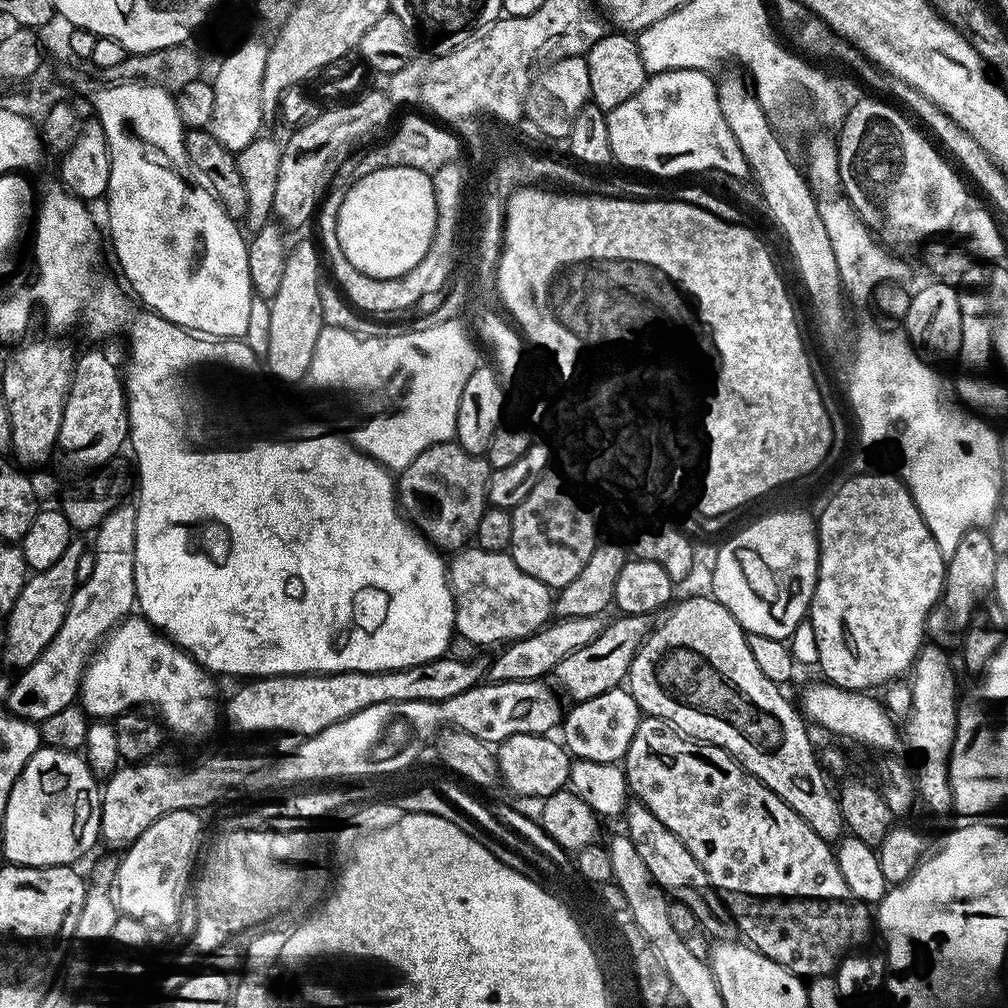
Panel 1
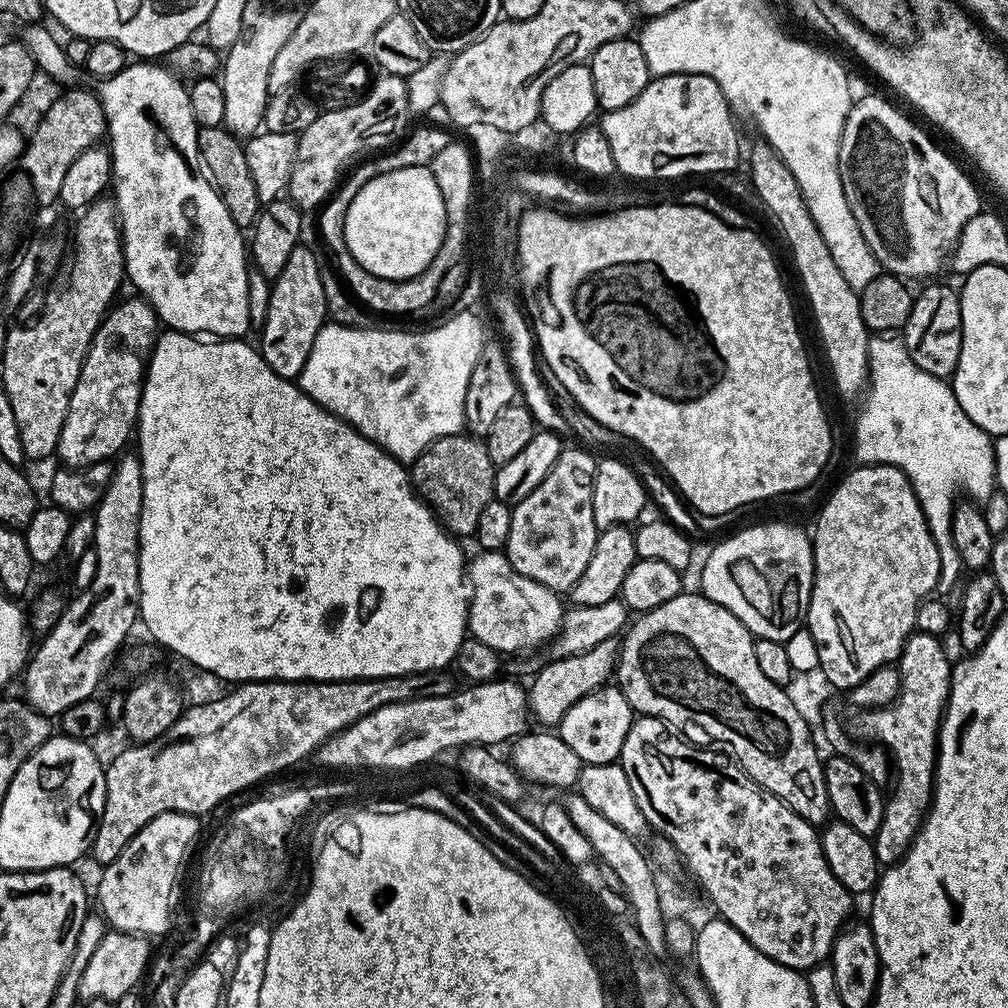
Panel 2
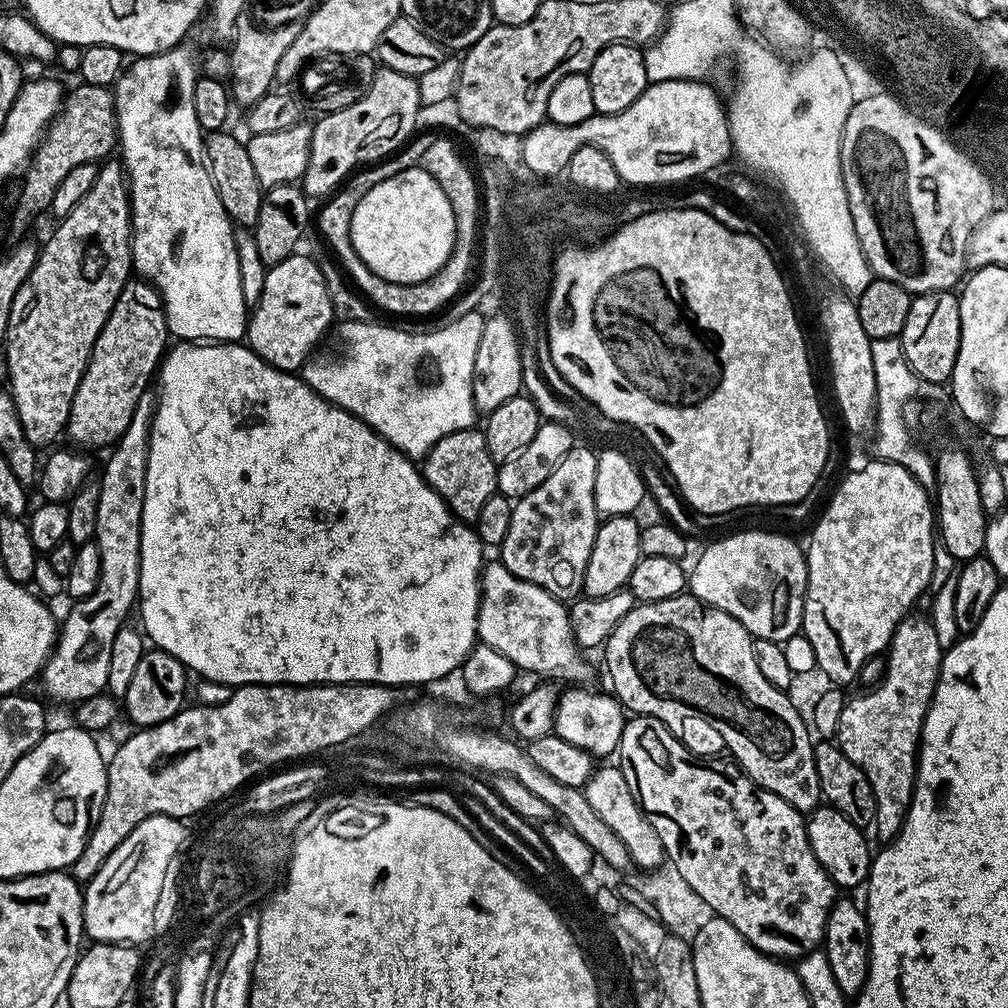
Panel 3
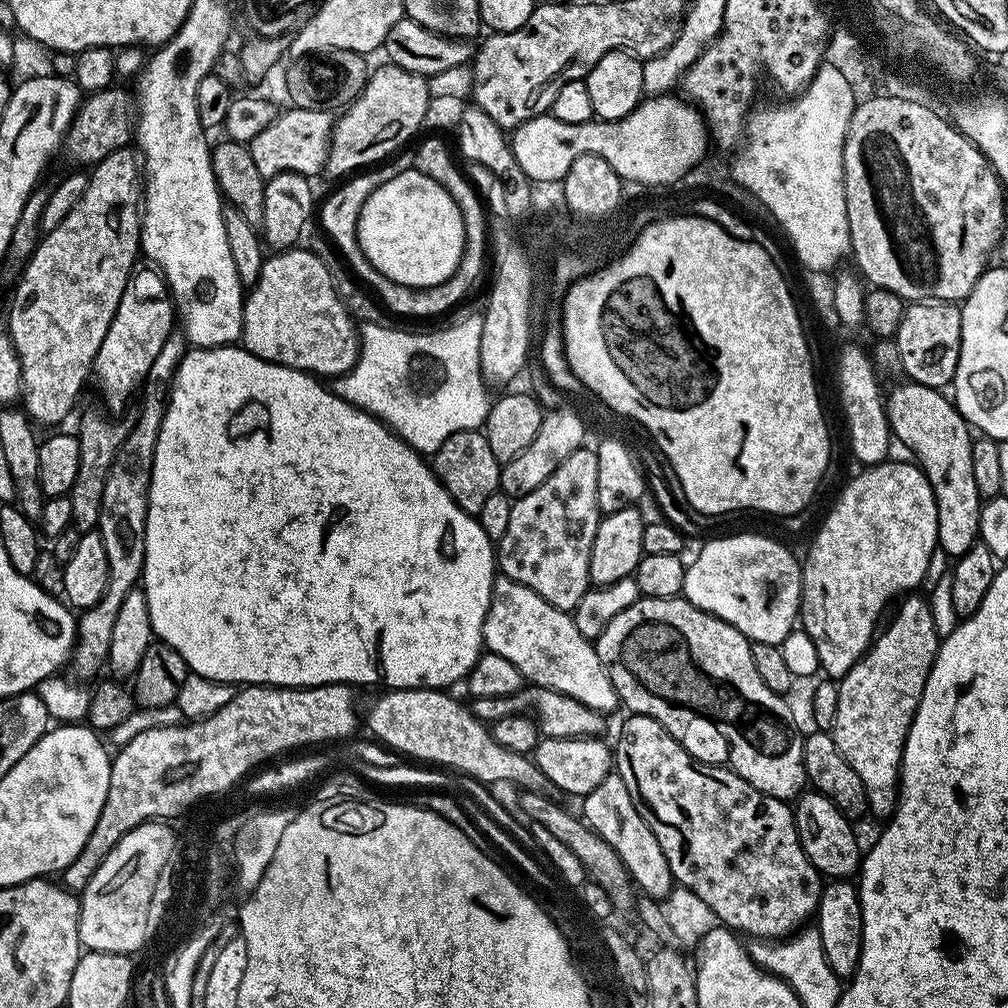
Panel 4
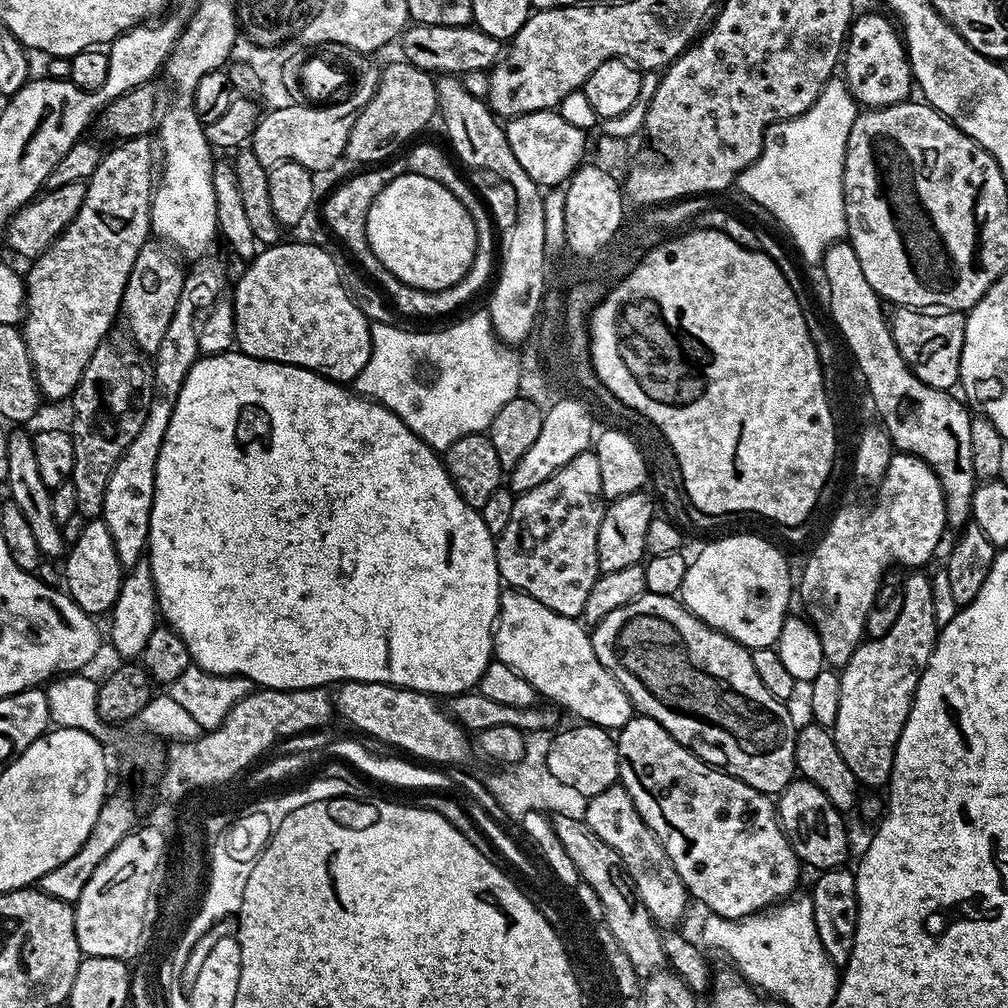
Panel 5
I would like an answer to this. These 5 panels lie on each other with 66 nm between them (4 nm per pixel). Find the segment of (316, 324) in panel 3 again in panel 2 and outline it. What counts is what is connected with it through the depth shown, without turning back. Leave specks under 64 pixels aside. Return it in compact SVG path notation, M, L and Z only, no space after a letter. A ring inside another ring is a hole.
M297 246L286 262L286 270L271 285L266 320L258 332L258 351L264 360L282 378L299 377L302 366L314 346L318 330L324 327L328 316L326 294L322 294L321 261L305 246Z

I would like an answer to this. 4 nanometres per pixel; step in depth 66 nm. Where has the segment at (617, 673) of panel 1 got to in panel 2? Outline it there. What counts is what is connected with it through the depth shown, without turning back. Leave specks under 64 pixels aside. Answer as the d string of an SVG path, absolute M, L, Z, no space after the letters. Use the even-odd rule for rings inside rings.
M607 640L594 646L594 650L586 650L586 654L574 654L563 658L549 659L549 664L539 669L531 677L527 685L528 710L533 721L540 726L559 725L560 719L578 702L578 698L586 698L588 692L603 688L613 679L616 671L618 644L616 640Z

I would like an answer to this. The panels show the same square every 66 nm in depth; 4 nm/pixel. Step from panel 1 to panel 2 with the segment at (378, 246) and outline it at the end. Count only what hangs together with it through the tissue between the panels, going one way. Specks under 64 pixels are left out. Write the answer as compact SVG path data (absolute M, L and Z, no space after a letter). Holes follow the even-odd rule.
M406 166L402 170L390 170L370 178L370 182L354 194L344 215L344 237L350 254L371 276L383 280L403 282L420 276L438 254L447 229L448 215L442 202L442 190L438 190L438 182L434 182L434 174L428 166Z

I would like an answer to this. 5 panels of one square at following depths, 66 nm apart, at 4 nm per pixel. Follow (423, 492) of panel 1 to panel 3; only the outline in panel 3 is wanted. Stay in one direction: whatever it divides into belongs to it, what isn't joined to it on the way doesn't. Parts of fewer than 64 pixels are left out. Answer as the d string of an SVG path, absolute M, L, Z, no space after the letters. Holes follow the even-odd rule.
M473 426L466 430L458 430L454 434L446 434L423 457L422 471L424 480L434 491L446 502L446 506L455 514L457 520L461 522L475 522L478 514L482 511L482 505L490 497L497 495L496 490L496 469L497 464L494 458L490 458L490 446L486 446L486 438L479 427Z

